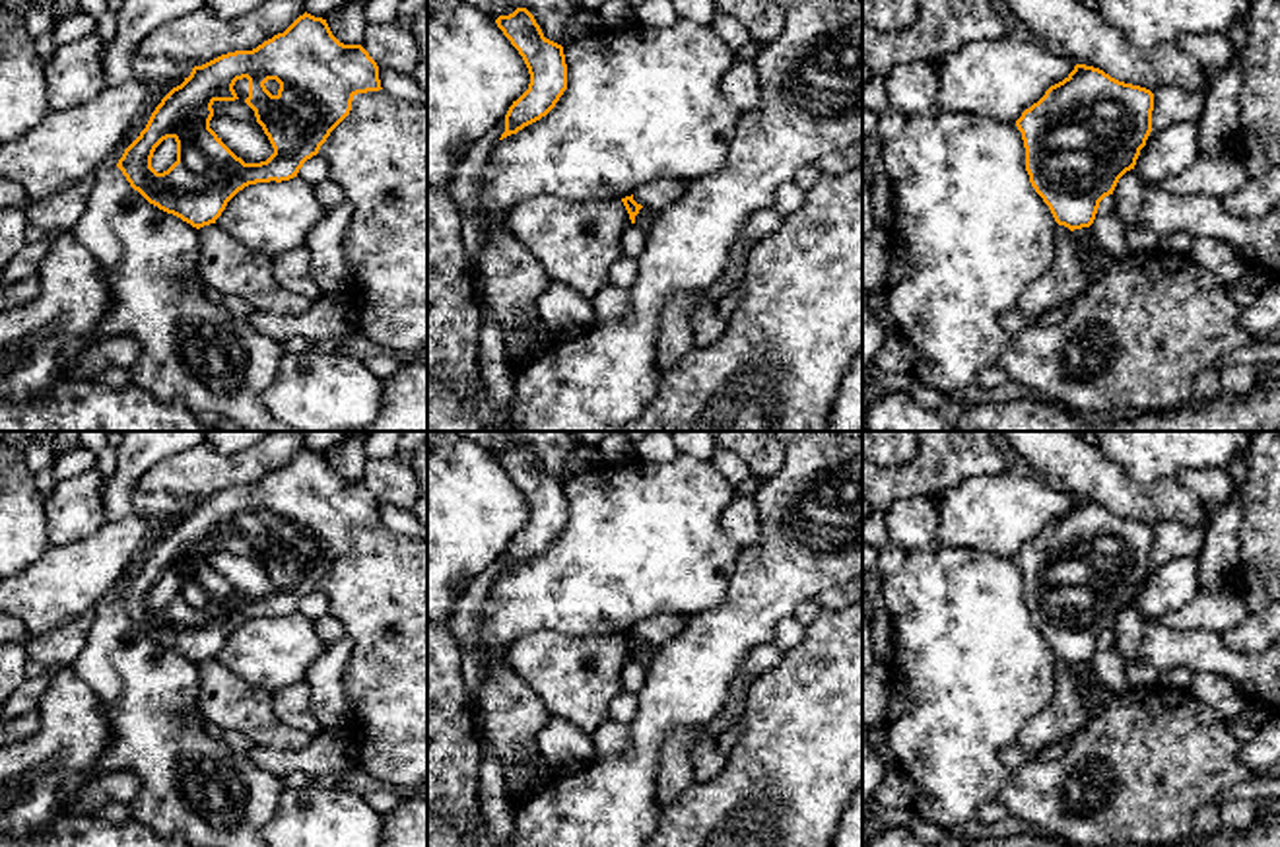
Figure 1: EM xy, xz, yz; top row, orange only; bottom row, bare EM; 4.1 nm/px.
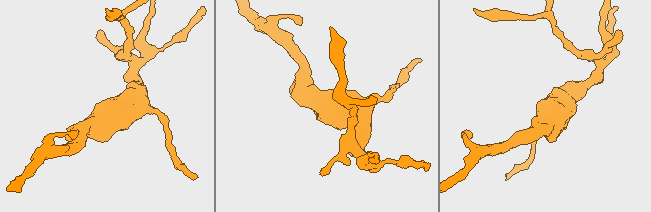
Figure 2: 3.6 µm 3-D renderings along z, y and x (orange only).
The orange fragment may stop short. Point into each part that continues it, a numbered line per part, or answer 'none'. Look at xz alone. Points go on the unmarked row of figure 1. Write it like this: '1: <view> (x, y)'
none

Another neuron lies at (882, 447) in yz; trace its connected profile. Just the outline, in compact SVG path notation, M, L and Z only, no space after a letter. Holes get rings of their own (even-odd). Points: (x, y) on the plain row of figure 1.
M862 431L862 460L878 466L907 464L917 455L917 431Z

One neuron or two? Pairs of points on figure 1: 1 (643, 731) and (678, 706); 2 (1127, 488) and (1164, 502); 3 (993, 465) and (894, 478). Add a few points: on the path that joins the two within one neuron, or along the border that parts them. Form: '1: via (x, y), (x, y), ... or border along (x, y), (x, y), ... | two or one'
1: via (651, 723), (671, 706) | one
2: via (1137, 498), (1141, 502), (1154, 502) | one
3: via (968, 465), (939, 465), (919, 478) | one

